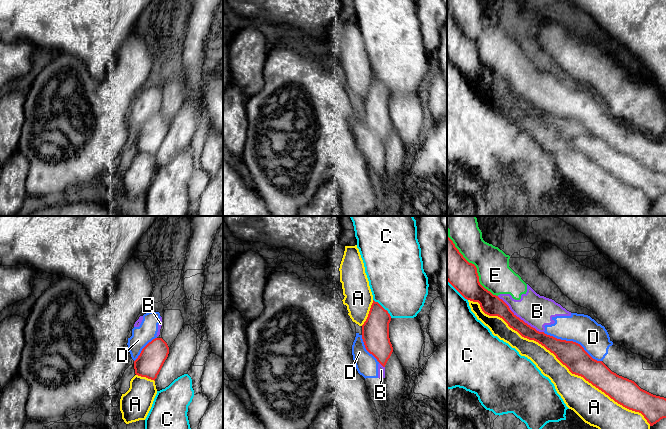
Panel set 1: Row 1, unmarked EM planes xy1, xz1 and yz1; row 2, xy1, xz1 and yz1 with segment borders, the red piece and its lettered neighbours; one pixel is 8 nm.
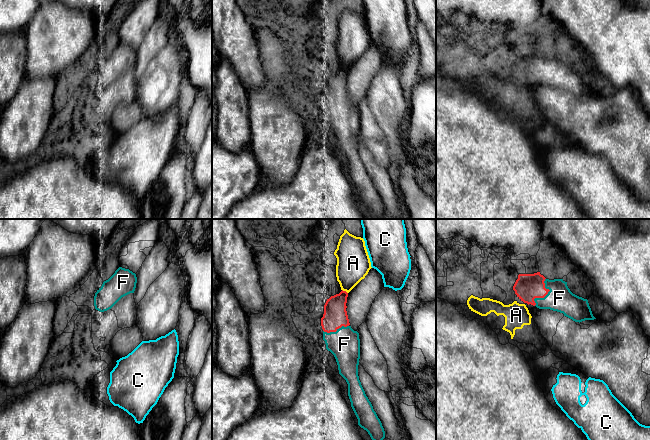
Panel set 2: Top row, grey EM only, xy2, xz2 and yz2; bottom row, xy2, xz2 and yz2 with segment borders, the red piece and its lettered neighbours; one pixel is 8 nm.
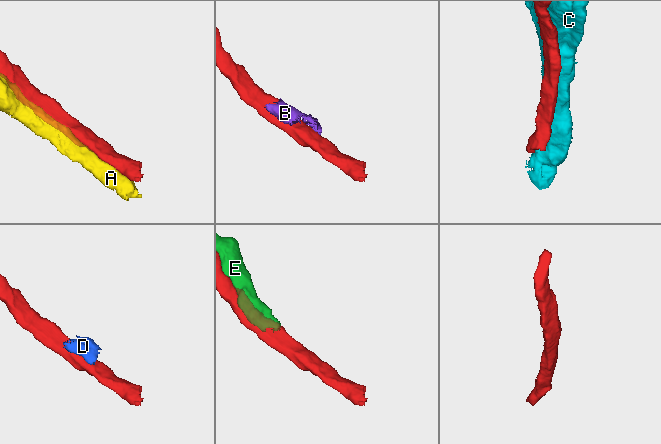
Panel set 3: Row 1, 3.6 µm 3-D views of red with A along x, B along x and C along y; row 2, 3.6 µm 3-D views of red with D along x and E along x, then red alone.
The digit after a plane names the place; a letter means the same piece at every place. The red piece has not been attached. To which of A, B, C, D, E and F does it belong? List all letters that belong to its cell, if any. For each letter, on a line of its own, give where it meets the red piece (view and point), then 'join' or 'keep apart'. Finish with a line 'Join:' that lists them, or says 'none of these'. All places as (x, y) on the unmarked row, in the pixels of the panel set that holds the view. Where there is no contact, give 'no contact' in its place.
A: contact yz1 (559, 136); keep apart
B: contact yz1 (519, 94); keep apart
C: contact xz1 (382, 83); keep apart
D: contact yz1 (572, 117); keep apart
E: contact yz1 (473, 40); keep apart
F: contact yz2 (545, 71); join
Join: F

